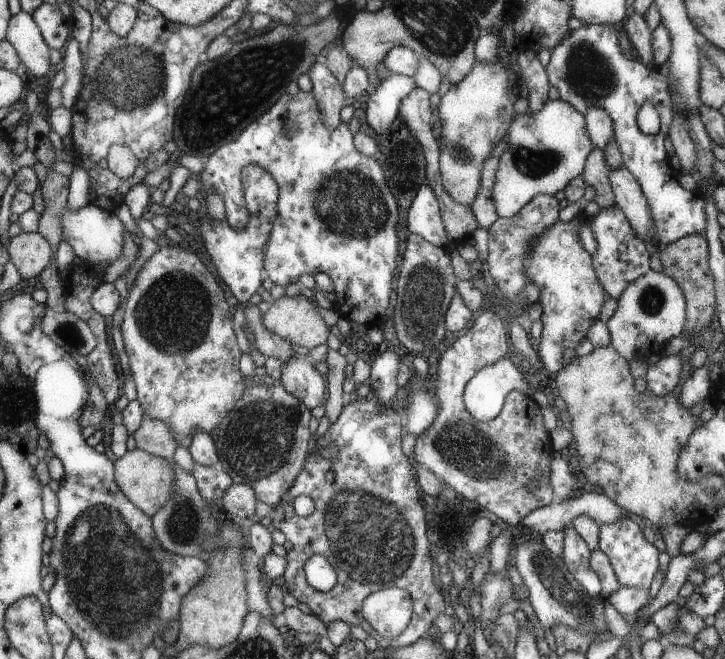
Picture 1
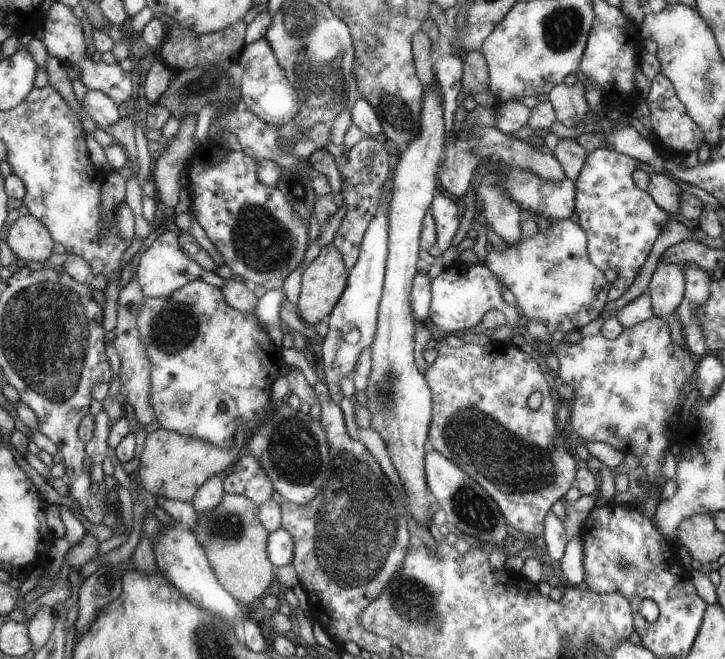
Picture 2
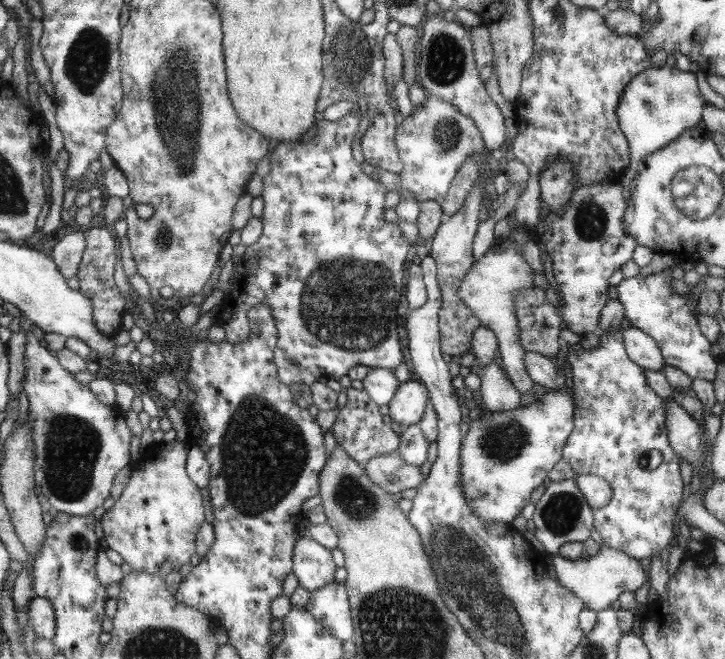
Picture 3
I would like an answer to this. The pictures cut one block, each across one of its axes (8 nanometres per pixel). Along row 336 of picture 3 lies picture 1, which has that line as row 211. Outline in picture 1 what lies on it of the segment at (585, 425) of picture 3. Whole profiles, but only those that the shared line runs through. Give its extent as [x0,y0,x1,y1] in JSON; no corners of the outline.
[589,205,650,300]

